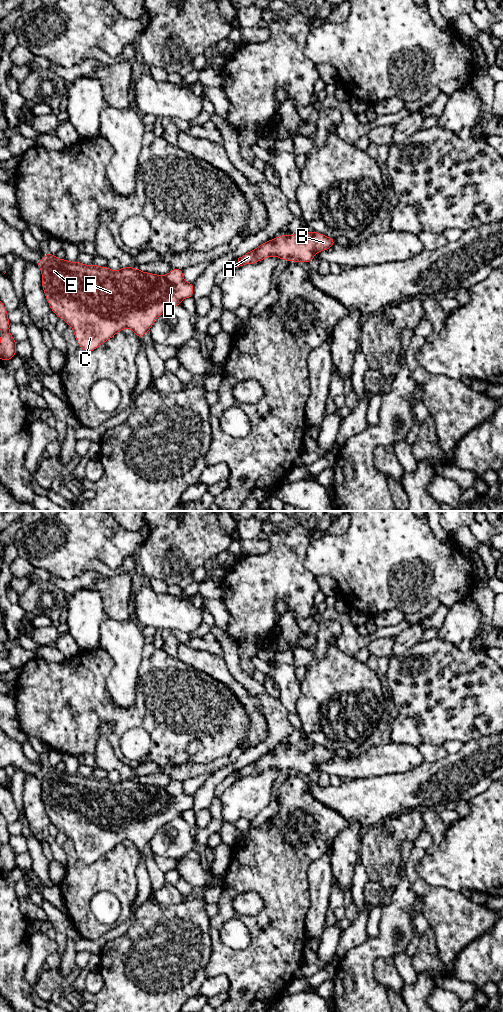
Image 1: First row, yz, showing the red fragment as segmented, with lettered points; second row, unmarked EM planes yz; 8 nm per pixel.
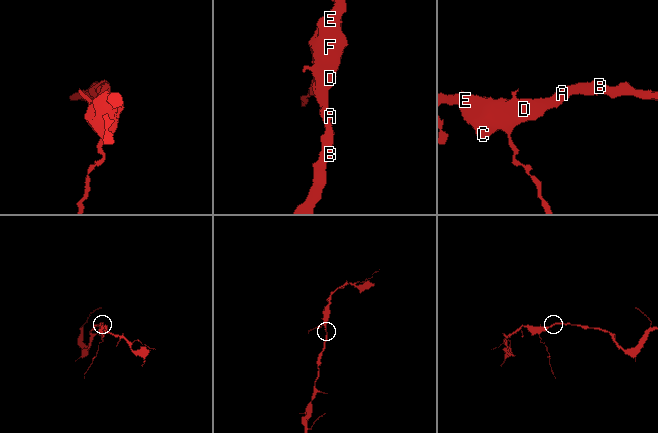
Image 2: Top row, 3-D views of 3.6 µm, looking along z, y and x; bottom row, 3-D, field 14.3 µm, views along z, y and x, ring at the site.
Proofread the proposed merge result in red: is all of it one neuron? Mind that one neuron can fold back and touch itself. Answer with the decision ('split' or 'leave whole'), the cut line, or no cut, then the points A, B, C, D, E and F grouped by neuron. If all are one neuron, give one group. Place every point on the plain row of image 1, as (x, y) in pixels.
leave whole; cut none; groups A B C D E F

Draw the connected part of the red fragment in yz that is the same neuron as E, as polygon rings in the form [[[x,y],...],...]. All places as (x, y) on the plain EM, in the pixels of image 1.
[[[50,764],[35,776],[41,780],[42,800],[51,823],[72,839],[79,859],[86,864],[94,863],[126,840],[131,841],[141,852],[160,827],[181,817],[183,811],[192,810],[194,804],[194,795],[188,795],[183,791],[183,781],[173,780],[163,788],[142,784],[137,779],[122,779],[112,783],[108,778],[84,777],[78,773],[69,774],[66,771],[59,771]]]

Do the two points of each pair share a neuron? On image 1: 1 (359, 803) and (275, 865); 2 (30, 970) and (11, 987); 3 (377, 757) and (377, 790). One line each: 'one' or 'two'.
1: two
2: two
3: two

